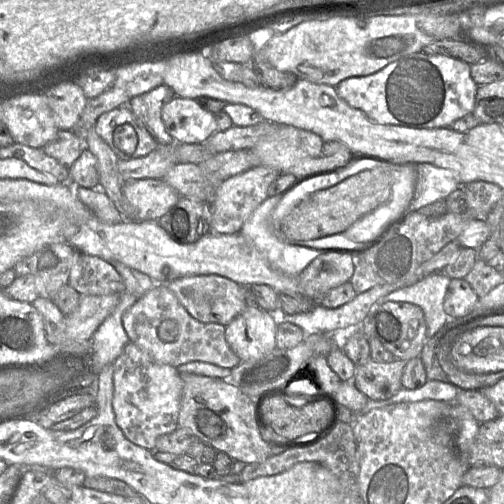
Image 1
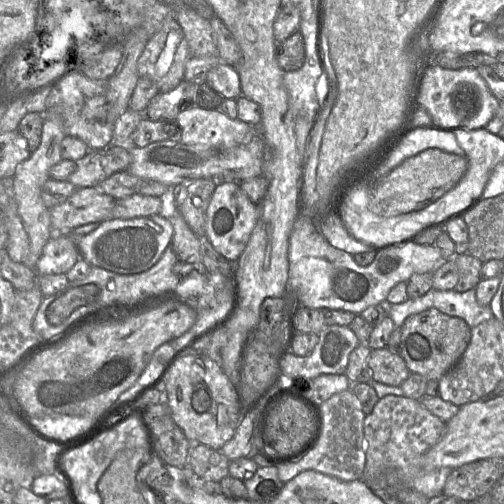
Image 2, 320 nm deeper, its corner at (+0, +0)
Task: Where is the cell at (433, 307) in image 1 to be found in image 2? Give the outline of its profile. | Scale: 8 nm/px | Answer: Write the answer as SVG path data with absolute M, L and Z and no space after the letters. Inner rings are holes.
M433 287L421 297L408 298L403 303L392 304L389 316L395 327L401 327L407 317L429 308L462 318L470 328L494 317L490 305L482 306L477 302L476 288L458 292L455 289L437 290Z

